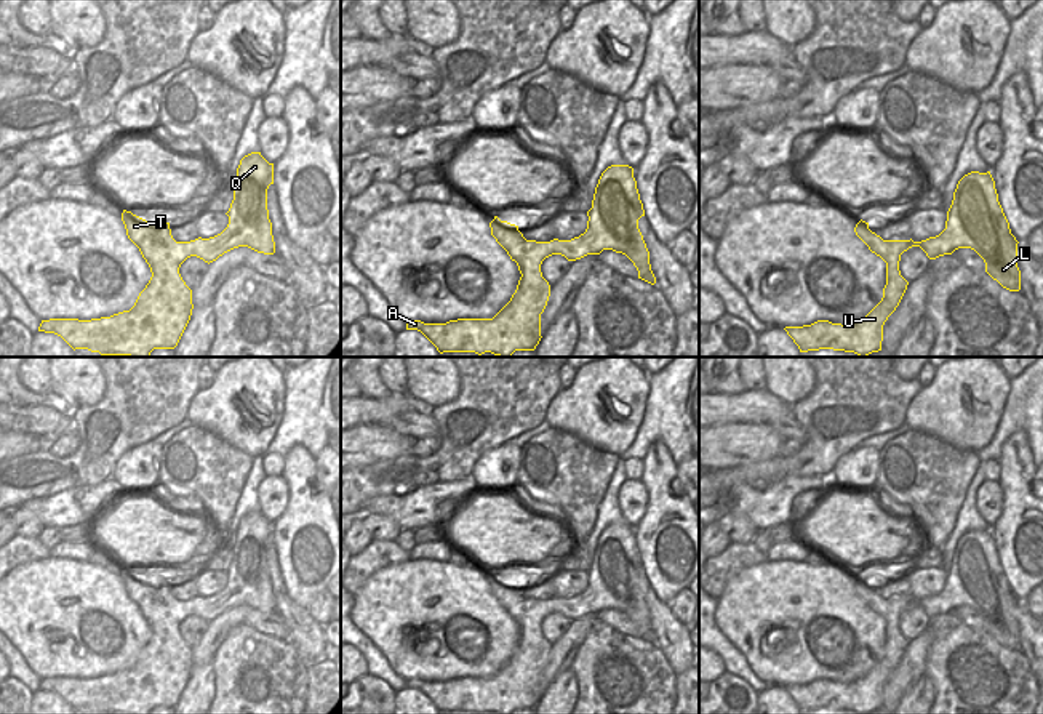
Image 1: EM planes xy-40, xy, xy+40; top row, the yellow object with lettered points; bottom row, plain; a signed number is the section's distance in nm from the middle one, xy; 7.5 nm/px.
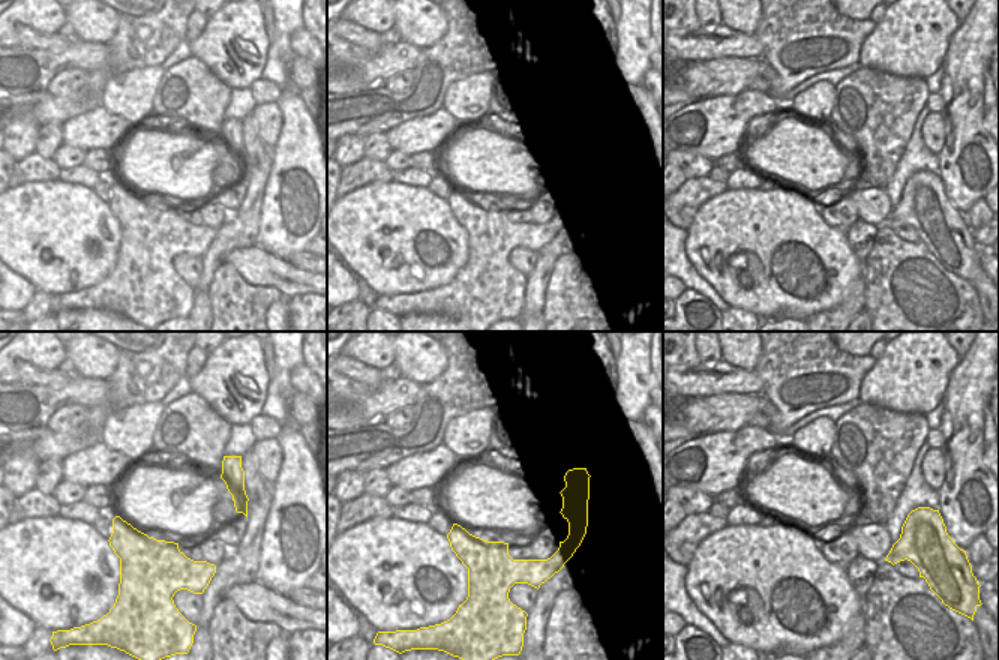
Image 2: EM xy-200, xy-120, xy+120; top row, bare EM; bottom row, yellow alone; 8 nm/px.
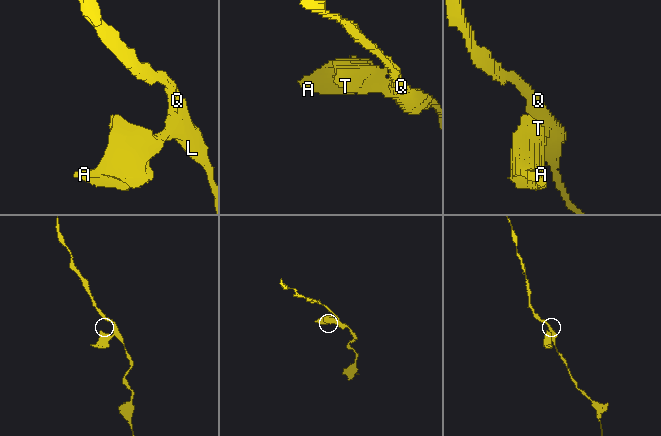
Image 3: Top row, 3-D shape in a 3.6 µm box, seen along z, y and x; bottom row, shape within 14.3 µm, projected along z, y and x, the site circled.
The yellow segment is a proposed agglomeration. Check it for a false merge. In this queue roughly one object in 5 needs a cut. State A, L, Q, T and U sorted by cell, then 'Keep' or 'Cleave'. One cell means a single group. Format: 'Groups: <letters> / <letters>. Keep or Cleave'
Groups: A L Q T U. Keep.

